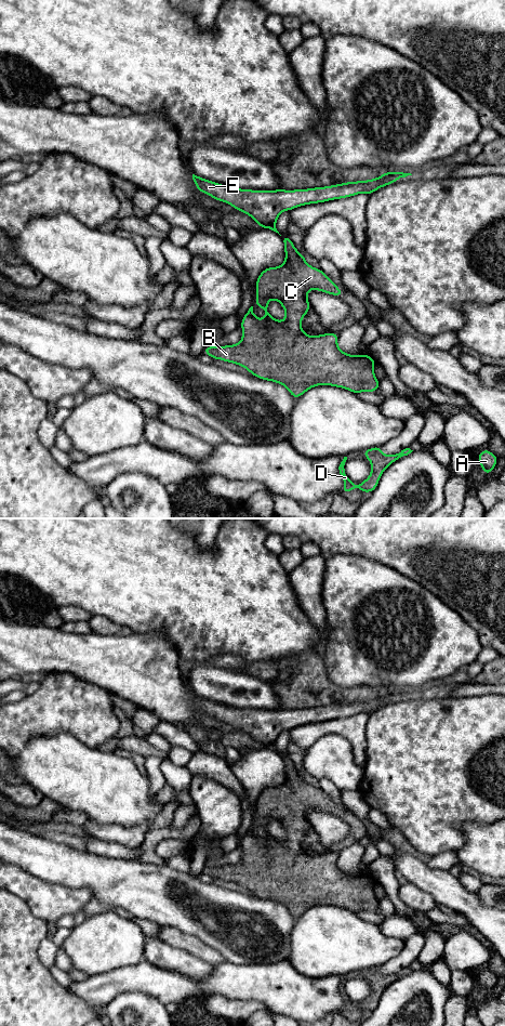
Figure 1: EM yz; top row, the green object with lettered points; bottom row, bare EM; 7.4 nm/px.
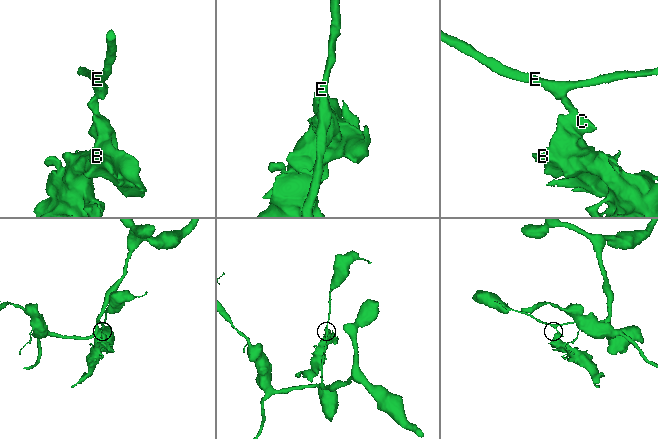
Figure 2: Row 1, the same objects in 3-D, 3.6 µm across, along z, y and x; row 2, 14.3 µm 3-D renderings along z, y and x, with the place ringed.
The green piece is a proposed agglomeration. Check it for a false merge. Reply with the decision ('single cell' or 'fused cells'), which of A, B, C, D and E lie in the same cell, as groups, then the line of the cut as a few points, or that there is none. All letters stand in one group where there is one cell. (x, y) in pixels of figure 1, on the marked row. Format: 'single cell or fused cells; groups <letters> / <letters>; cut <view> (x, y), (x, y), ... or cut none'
fused cells; groups A B C D / E; cut yz (274, 224), (268, 227)

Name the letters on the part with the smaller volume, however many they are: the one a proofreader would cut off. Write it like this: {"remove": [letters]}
{"remove": ["A", "B", "C", "D"]}

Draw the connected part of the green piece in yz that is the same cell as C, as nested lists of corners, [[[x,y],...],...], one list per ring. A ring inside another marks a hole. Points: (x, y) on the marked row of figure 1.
[[[289,235],[281,236],[284,244],[285,261],[277,267],[262,271],[256,279],[255,304],[265,312],[263,320],[255,317],[253,306],[241,320],[242,339],[239,344],[225,346],[204,346],[203,353],[213,359],[222,359],[237,364],[262,380],[273,381],[285,386],[294,399],[317,385],[332,385],[346,389],[353,393],[376,392],[380,381],[374,376],[374,359],[369,355],[349,355],[337,346],[338,334],[328,332],[311,337],[301,328],[303,317],[308,313],[310,304],[307,292],[311,289],[342,297],[341,290],[320,269],[314,268],[298,252]],[[277,300],[284,308],[285,319],[278,321],[268,312],[268,301]]]

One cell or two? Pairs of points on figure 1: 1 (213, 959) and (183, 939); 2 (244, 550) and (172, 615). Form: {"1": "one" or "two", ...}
{"1": "one", "2": "one"}

